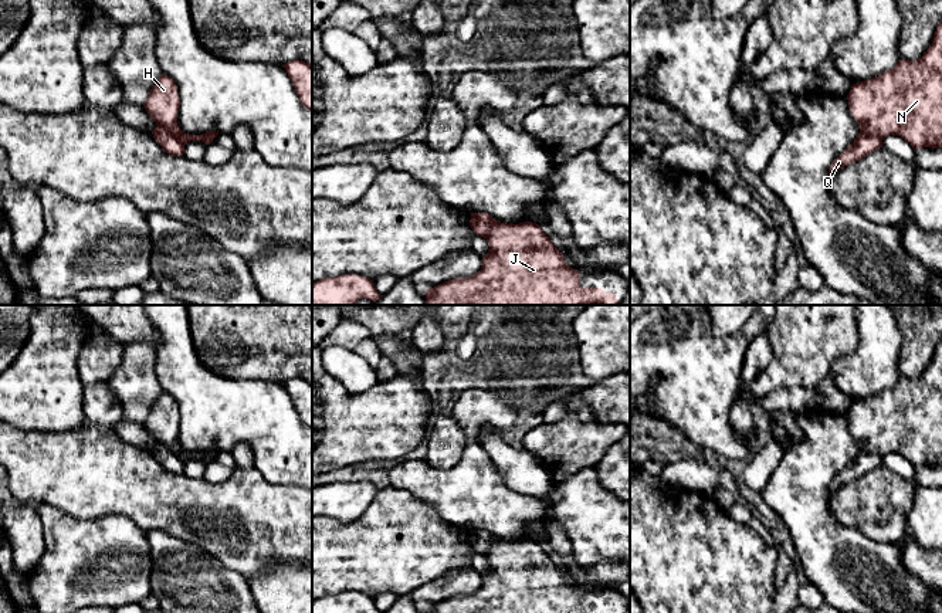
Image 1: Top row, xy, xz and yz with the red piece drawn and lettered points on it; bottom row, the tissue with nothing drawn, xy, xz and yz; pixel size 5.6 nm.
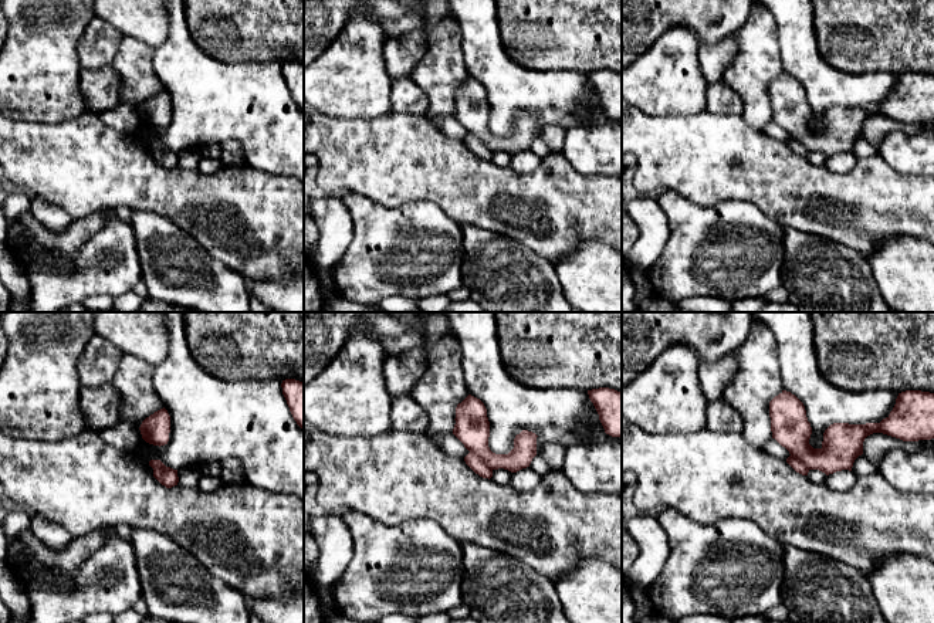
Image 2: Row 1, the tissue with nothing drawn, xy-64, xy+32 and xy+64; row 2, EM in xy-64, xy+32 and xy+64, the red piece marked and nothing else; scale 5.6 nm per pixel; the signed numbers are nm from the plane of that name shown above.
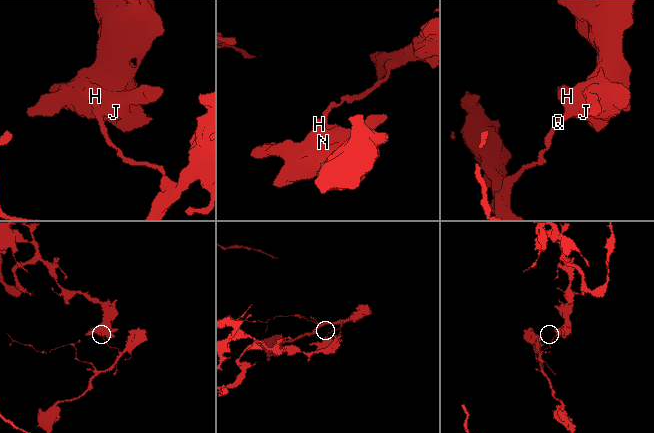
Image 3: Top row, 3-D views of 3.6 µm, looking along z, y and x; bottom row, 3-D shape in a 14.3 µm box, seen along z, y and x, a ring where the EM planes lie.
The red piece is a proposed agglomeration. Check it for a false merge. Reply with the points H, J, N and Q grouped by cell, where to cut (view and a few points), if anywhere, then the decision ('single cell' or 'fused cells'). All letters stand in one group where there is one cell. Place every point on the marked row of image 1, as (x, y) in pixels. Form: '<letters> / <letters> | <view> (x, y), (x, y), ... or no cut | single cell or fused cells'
H J N / Q | xy (158, 124), (173, 132), (185, 144) | fused cells

